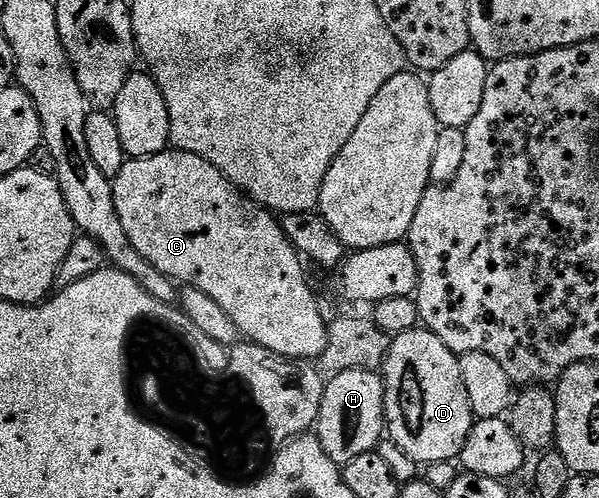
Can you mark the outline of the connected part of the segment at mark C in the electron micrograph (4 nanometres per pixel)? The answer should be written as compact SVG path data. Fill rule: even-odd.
M167 148L161 154L153 154L147 158L129 159L124 164L122 171L112 179L112 185L116 216L120 216L120 224L124 224L124 232L128 232L128 240L132 244L132 248L136 248L136 252L140 252L140 256L144 256L144 260L151 262L160 273L173 278L175 283L194 286L200 292L208 292L208 296L212 296L212 300L216 300L216 304L220 304L220 308L224 308L224 312L228 312L228 316L232 316L239 335L245 336L256 345L268 348L285 358L321 359L328 340L328 318L322 315L322 310L318 307L318 298L314 295L309 280L306 279L306 270L302 267L303 259L290 242L290 237L282 230L281 221L265 206L259 206L253 198L239 190L234 183L229 182L217 168L208 164L208 160L173 148Z

